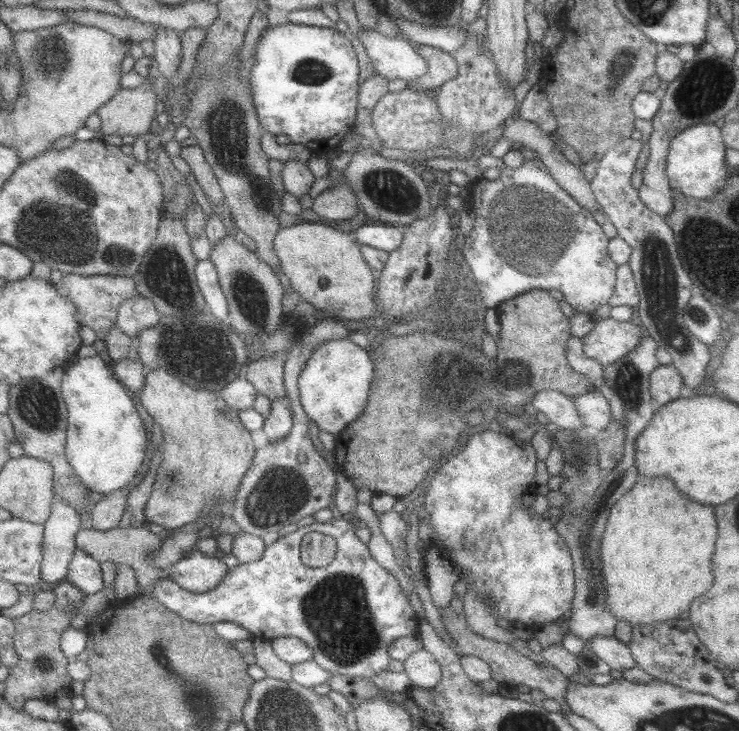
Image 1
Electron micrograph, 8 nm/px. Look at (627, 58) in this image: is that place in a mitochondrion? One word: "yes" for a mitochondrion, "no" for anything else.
yes

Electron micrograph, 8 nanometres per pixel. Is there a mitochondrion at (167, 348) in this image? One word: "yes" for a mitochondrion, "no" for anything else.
no

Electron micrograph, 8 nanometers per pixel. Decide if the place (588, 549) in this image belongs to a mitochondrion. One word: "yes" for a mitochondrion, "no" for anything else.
yes

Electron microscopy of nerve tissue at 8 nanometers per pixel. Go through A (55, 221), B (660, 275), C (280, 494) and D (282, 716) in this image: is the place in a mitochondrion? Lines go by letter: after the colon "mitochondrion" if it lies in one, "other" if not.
A: mitochondrion
B: mitochondrion
C: mitochondrion
D: mitochondrion

